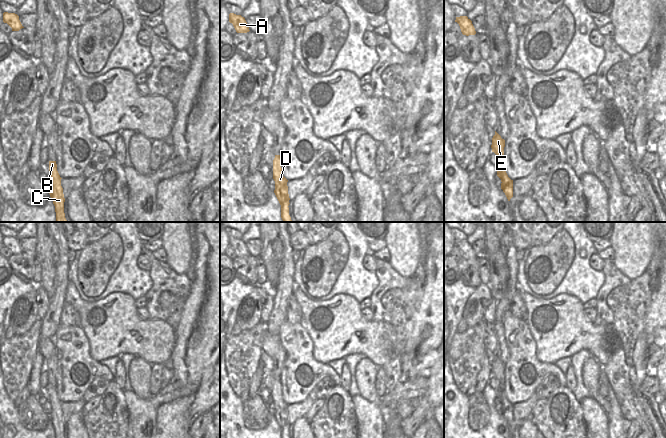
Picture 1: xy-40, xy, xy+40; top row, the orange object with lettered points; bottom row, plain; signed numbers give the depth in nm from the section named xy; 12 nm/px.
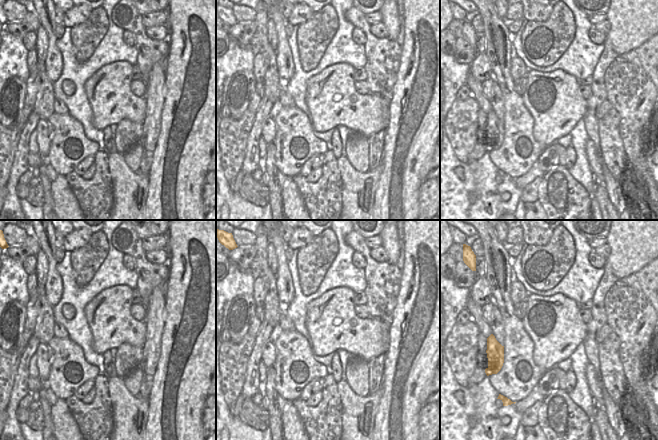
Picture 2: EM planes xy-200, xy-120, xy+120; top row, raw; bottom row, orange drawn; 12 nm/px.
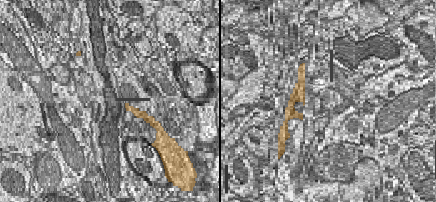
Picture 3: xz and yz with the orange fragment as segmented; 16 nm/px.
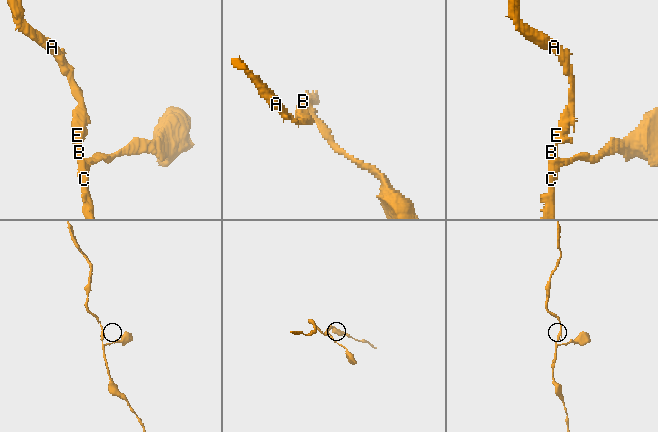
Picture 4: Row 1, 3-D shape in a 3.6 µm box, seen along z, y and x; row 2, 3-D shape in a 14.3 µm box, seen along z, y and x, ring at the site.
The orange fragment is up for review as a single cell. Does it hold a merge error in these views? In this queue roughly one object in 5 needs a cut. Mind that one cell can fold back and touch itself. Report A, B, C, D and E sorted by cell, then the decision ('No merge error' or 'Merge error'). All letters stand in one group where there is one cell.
Groups: A B C D E. No merge error

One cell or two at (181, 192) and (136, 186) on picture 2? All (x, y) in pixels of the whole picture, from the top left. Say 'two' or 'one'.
two

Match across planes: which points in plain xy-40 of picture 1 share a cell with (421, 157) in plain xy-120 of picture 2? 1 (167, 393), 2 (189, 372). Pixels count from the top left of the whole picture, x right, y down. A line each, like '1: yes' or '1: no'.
1: no
2: yes

